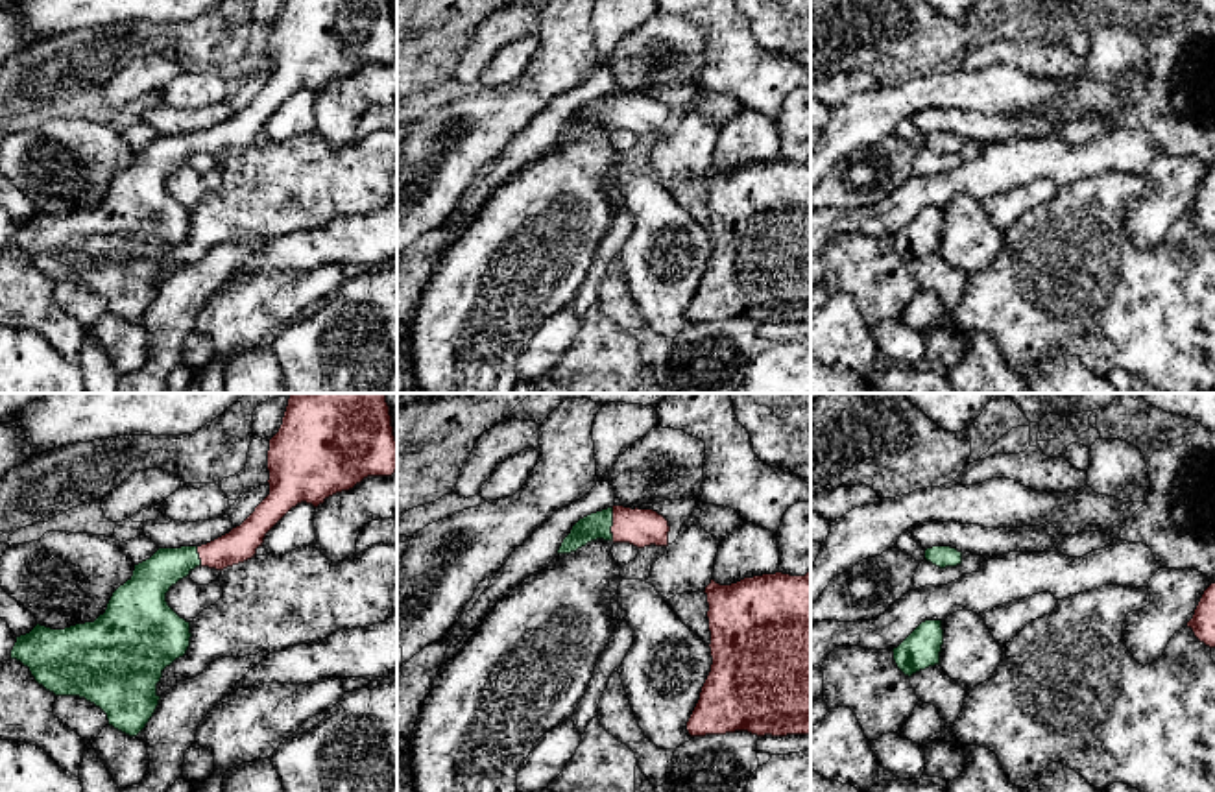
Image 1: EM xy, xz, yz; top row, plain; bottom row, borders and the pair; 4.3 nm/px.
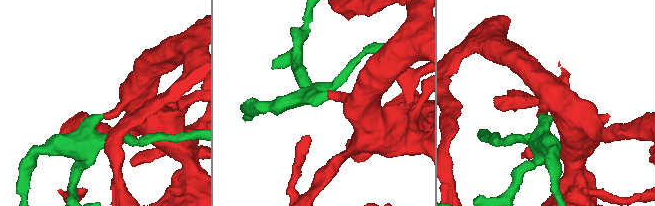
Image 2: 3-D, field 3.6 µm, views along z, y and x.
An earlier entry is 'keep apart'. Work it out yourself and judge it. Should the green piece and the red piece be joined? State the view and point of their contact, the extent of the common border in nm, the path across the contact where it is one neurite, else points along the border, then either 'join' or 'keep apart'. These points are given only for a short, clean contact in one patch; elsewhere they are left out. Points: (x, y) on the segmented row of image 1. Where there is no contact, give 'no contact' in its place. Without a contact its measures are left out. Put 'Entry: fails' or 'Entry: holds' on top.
Entry: fails
contact xz (612, 525); length 140 nm; join

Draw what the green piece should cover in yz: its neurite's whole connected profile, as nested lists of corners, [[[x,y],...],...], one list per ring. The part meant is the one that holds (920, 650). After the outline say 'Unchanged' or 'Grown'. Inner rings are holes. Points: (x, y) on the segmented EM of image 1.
[[[942,620],[921,622],[897,648],[894,661],[905,676],[940,665],[944,644]]]. Unchanged

